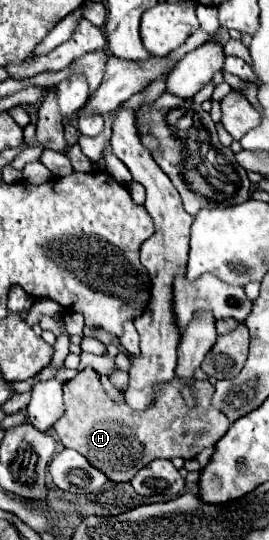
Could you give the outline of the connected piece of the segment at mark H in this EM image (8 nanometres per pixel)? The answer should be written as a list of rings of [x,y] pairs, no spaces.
[[[90,367],[80,377],[64,383],[64,415],[54,423],[54,431],[64,447],[84,455],[92,467],[102,471],[110,481],[130,481],[140,467],[152,459],[194,459],[204,447],[214,447],[228,431],[230,421],[212,405],[214,387],[210,381],[198,381],[196,409],[188,409],[180,395],[180,381],[166,383],[156,403],[146,411],[132,411],[126,403],[118,405],[106,397],[98,373]]]

